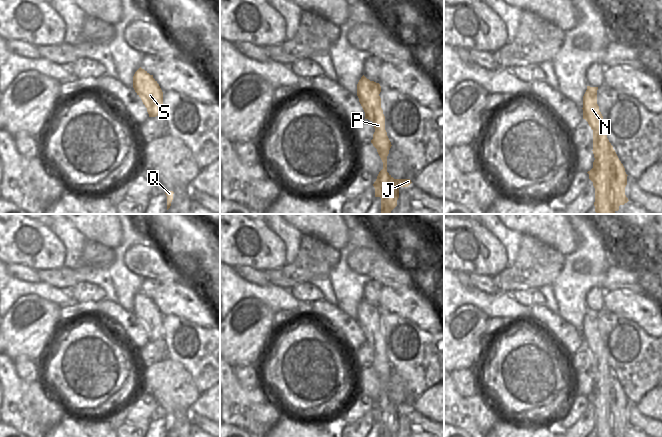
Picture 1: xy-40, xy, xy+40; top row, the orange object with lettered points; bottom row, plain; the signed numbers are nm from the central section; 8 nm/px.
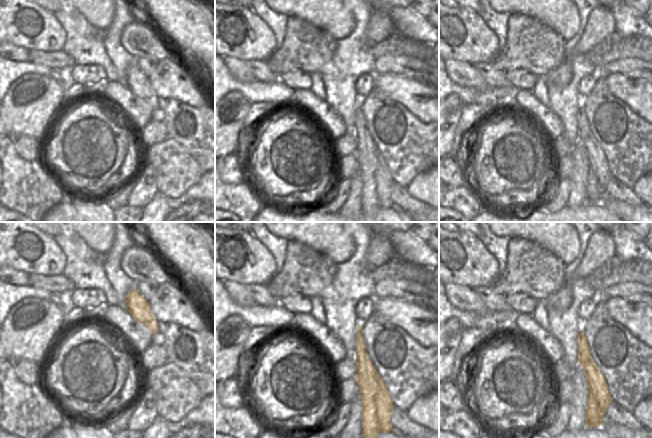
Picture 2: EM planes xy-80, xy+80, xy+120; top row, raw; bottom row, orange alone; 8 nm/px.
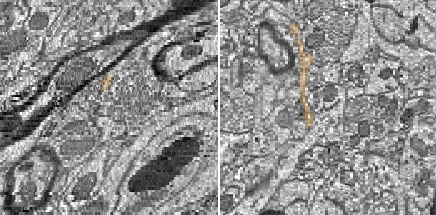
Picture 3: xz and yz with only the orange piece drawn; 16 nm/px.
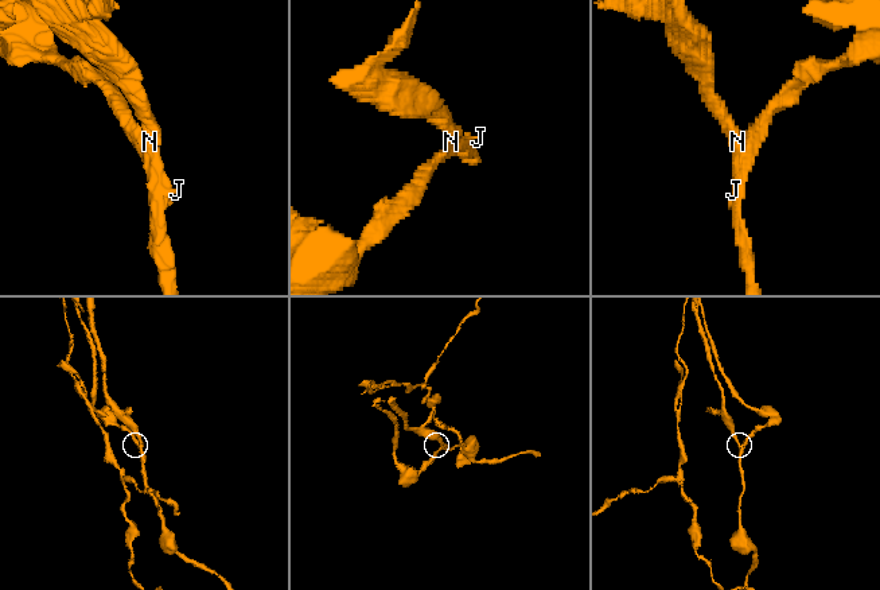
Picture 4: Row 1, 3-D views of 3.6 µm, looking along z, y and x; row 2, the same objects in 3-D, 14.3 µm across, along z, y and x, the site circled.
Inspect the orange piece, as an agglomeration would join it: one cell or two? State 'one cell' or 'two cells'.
two cells

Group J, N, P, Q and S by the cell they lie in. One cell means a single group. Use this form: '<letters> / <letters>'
J Q / N P S

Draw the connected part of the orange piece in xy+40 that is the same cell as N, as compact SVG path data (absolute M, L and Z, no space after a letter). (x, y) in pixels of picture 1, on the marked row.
M587 86L583 96L583 119L588 118L595 124L601 138L601 148L596 149L594 153L593 168L587 173L595 188L594 206L596 214L615 214L613 206L609 202L610 152L613 146L607 138L605 122L597 104L597 90L598 87Z

